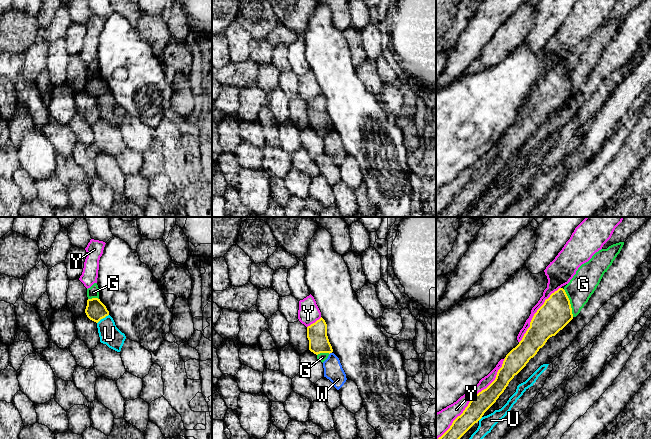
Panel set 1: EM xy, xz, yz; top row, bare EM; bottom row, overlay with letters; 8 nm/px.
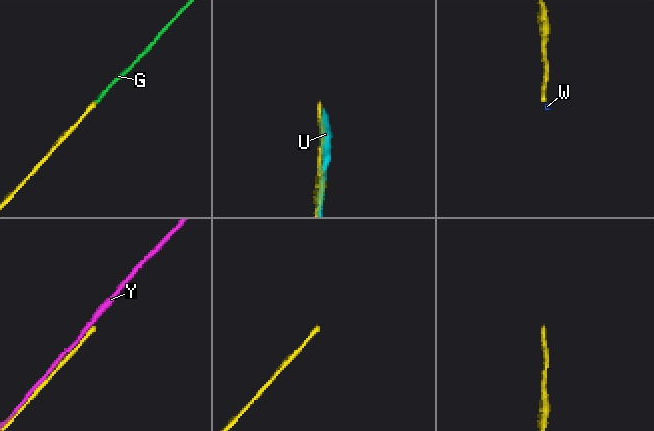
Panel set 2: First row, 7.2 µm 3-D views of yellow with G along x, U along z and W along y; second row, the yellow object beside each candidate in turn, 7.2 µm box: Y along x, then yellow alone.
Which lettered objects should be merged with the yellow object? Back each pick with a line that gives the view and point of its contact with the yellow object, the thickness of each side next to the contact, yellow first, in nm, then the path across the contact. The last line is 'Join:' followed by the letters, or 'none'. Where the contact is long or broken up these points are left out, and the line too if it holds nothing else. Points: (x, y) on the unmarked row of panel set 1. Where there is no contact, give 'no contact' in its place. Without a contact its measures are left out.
G: contact yz (569, 79); calibres 260 and 200 nm; way yz (556, 88), (564, 80), (569, 79), (583, 60)
Join: G

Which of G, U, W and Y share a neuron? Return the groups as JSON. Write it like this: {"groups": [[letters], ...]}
{"groups": [["G"], ["U", "W"], ["Y"]]}

